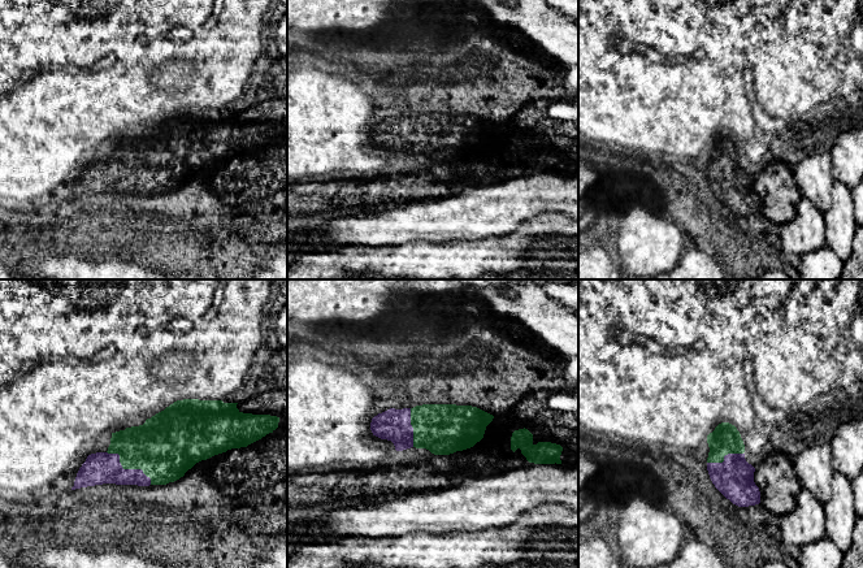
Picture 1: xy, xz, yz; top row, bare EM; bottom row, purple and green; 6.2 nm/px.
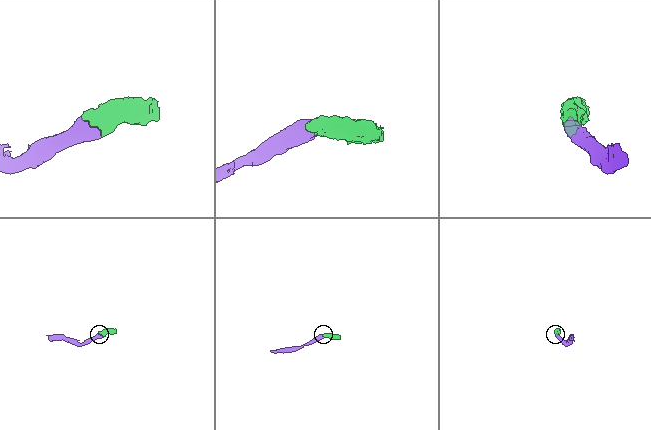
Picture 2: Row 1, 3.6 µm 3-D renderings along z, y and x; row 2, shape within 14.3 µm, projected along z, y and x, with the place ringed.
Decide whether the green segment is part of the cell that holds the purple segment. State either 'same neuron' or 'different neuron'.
same neuron

